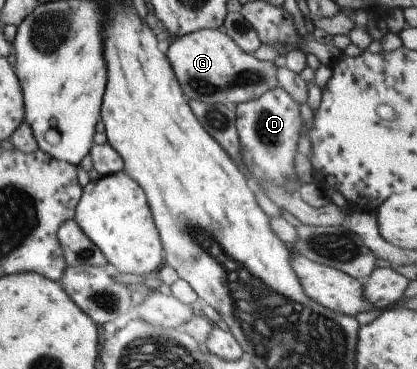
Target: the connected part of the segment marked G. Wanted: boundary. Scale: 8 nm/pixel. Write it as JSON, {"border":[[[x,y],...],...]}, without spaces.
{"border":[[[203,28],[172,39],[165,55],[181,91],[195,101],[235,107],[279,85],[274,61],[257,60],[251,53],[241,51],[226,33],[217,28]]]}

